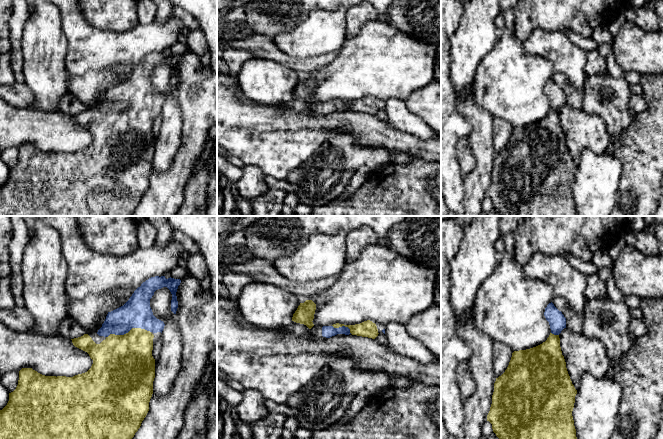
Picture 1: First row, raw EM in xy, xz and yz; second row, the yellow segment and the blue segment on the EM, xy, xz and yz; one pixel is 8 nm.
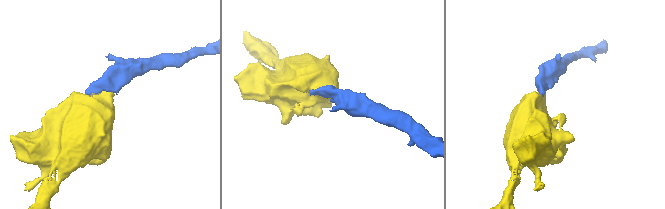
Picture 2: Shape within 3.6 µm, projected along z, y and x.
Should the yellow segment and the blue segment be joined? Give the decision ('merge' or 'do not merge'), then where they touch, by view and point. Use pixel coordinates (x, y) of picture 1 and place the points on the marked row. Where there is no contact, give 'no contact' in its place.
merge; contact xy (129, 331)

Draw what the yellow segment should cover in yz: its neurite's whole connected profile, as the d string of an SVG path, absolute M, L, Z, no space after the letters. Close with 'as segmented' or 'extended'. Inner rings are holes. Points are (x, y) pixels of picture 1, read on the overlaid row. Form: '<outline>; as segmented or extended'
M552 302L549 303L547 307L545 308L544 316L546 320L549 322L550 329L551 329L551 333L549 337L547 338L547 340L536 347L526 349L526 350L514 351L512 353L512 357L511 357L511 360L509 362L507 369L501 376L496 378L496 381L494 383L492 404L490 407L490 411L487 415L487 421L489 421L492 424L493 432L496 434L496 436L499 439L577 439L576 429L574 426L574 420L572 416L572 411L574 408L575 396L577 394L577 390L572 384L572 381L568 374L568 371L566 368L566 362L565 362L564 356L562 355L562 351L560 347L560 338L559 338L559 334L561 333L561 331L564 328L566 328L566 318L564 317L562 312L559 311L554 306Z; extended

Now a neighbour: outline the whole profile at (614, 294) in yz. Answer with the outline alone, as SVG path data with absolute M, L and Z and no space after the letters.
M613 275L606 280L608 297L615 302L624 302L625 296L618 290L615 285L615 279Z

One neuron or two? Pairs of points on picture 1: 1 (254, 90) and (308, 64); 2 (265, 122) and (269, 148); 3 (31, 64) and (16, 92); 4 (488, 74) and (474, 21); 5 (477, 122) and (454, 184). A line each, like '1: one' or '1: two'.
1: two
2: two
3: two
4: two
5: two

